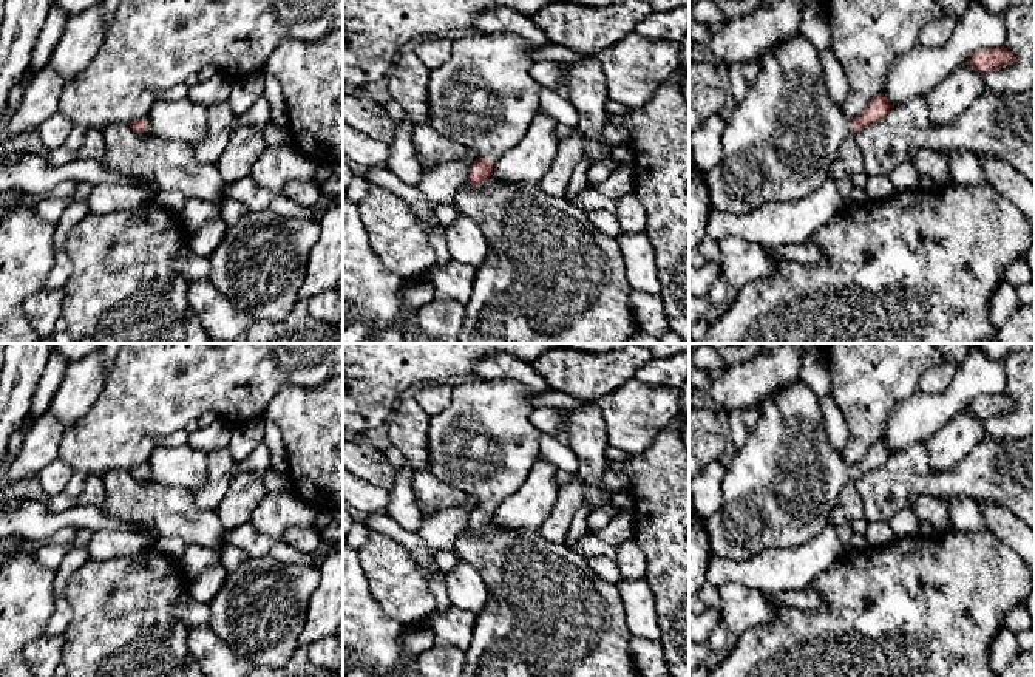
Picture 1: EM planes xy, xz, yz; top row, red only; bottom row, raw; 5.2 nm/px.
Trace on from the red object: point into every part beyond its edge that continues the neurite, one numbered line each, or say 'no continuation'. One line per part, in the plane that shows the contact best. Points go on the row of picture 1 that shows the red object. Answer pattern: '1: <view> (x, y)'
1: yz (780, 141)

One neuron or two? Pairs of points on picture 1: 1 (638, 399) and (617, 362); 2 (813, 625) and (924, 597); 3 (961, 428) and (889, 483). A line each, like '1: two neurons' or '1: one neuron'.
1: two neurons
2: one neuron
3: two neurons

